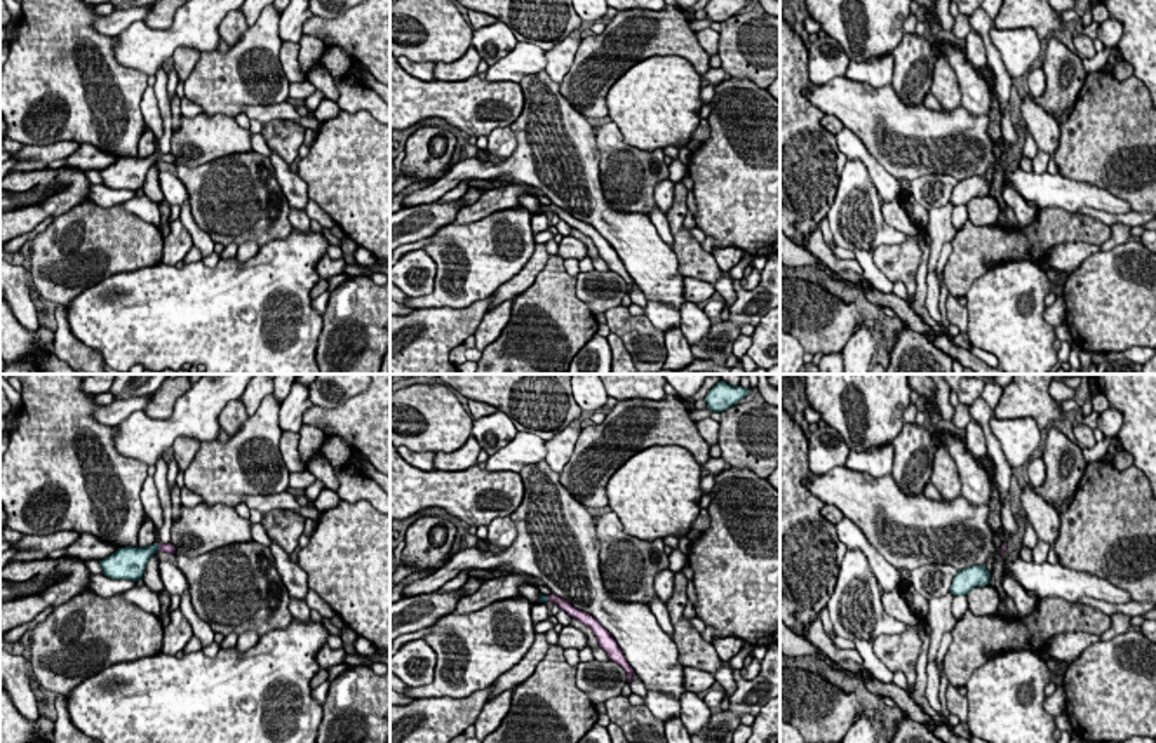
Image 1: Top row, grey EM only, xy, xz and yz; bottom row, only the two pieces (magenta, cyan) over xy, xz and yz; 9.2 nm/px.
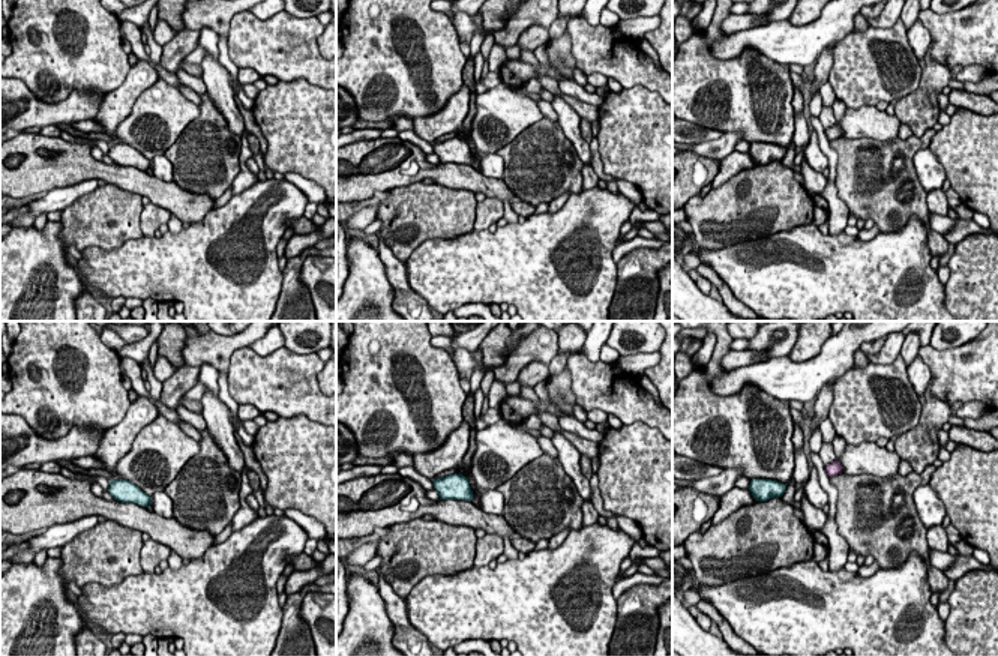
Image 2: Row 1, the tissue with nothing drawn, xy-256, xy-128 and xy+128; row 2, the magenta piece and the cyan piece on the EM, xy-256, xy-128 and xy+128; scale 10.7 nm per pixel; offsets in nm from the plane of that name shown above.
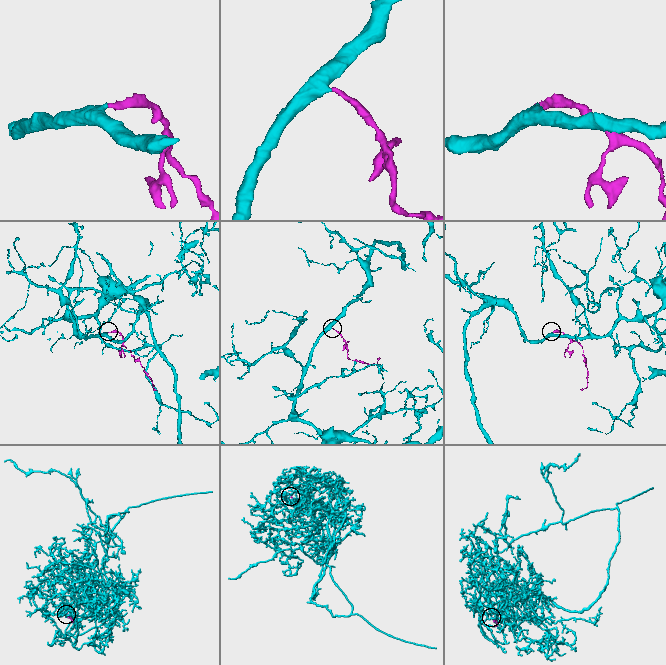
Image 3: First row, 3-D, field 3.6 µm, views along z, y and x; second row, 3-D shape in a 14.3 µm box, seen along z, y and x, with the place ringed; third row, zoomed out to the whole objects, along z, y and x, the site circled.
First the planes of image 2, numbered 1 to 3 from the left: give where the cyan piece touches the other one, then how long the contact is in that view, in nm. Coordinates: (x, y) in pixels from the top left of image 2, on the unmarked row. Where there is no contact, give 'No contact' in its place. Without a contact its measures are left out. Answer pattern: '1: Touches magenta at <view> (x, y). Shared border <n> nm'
1: No contact
2: No contact
3: No contact

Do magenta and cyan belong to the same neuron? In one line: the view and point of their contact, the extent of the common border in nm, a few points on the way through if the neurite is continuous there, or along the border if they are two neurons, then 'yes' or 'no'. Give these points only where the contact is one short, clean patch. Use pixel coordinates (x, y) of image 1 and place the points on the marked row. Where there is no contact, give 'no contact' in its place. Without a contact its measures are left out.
contact xy (159, 547); length 70 nm; way xy (169, 548), (159, 547), (136, 559); yes

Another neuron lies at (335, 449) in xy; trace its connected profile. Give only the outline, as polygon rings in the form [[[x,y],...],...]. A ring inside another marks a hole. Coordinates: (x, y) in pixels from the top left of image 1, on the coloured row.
[[[338,435],[326,438],[320,454],[327,458],[333,468],[343,468],[355,454]]]

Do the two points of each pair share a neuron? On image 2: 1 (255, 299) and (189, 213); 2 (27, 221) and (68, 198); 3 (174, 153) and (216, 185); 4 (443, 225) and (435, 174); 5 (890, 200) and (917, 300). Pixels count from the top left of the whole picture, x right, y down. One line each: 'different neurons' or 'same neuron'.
1: different neurons
2: same neuron
3: same neuron
4: different neurons
5: different neurons

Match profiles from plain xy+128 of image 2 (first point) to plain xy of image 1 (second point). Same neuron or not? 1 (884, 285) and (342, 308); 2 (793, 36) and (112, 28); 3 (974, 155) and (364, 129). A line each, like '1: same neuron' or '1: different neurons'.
1: different neurons
2: different neurons
3: same neuron

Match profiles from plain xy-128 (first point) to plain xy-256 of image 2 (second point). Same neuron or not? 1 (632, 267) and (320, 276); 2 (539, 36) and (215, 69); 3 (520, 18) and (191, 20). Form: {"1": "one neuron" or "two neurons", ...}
{"1": "two neurons", "2": "two neurons", "3": "one neuron"}

